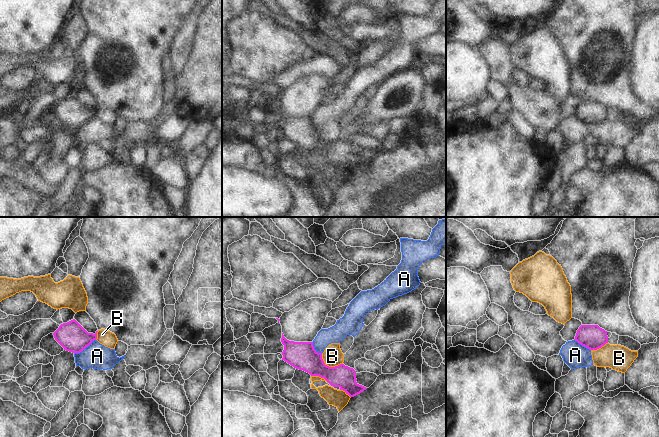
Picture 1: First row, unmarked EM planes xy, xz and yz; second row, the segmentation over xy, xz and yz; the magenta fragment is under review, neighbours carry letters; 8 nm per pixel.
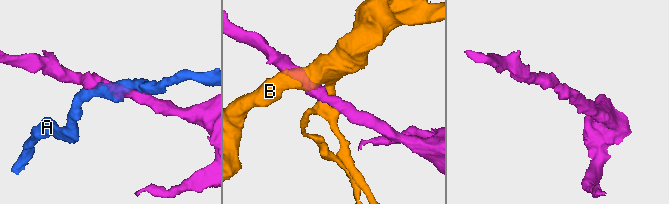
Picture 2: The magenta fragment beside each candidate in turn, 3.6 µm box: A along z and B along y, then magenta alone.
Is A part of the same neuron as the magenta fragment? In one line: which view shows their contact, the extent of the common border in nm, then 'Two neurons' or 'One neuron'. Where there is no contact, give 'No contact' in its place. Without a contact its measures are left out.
Touches magenta in xy. Shared border 220 nm. Two neurons.

